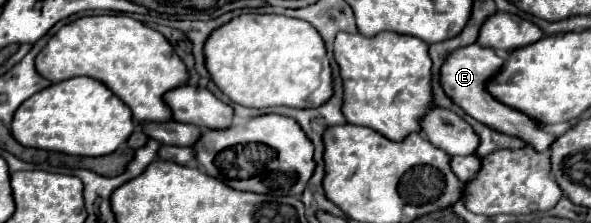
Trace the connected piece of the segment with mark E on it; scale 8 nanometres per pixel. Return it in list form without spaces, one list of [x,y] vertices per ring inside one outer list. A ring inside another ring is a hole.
[[[469,44],[465,48],[457,48],[445,58],[445,62],[439,70],[441,88],[471,118],[475,118],[475,120],[479,120],[479,122],[483,122],[489,128],[495,128],[499,132],[519,136],[525,144],[531,144],[535,150],[547,150],[551,146],[551,142],[555,140],[553,134],[543,132],[535,120],[527,118],[525,114],[519,114],[513,108],[503,106],[489,92],[485,92],[485,82],[491,78],[491,74],[495,74],[499,70],[499,66],[503,66],[503,62],[505,60],[495,50],[479,46],[479,44]]]

